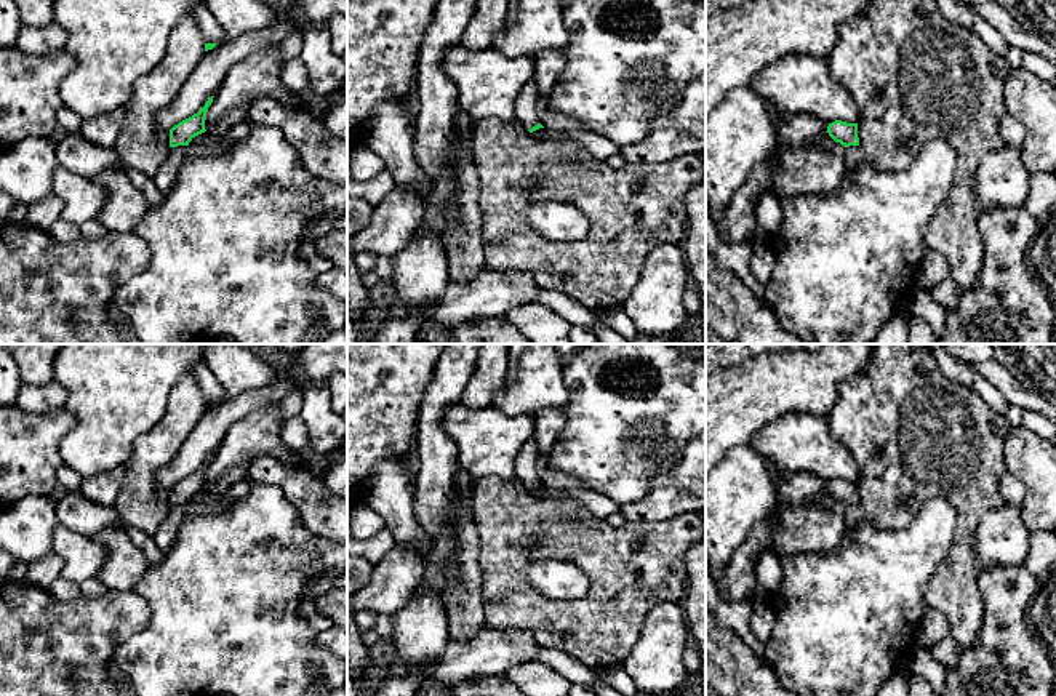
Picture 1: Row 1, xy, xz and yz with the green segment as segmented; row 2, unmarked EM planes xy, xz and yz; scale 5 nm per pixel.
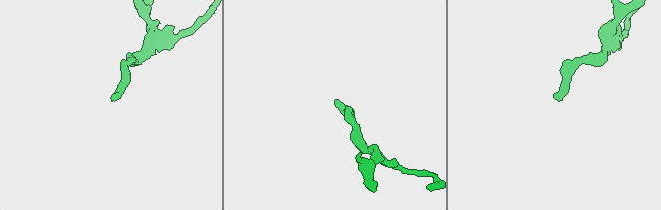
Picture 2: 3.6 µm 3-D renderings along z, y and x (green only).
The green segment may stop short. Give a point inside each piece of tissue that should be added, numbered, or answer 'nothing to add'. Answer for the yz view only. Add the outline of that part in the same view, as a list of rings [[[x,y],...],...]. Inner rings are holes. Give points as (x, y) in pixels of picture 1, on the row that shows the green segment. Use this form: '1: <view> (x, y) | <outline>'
1: yz (818, 167) | [[[824,133],[798,150],[781,154],[766,192],[789,198],[837,189],[845,174],[846,147],[840,142],[829,146],[829,139]]]

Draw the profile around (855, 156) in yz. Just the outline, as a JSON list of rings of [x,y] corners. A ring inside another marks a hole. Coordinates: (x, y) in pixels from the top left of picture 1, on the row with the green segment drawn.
[[[861,146],[846,147],[845,170],[853,171],[866,162],[866,155]]]

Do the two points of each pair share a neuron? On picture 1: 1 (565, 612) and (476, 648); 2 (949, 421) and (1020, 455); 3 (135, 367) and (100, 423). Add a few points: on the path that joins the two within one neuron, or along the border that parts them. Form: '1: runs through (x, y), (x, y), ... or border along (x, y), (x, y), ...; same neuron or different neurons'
1: border along (487, 624), (496, 629), (525, 629), (541, 645); different neurons
2: border along (1010, 428), (1004, 447), (1005, 471); different neurons
3: runs through (120, 381), (112, 408); same neuron

